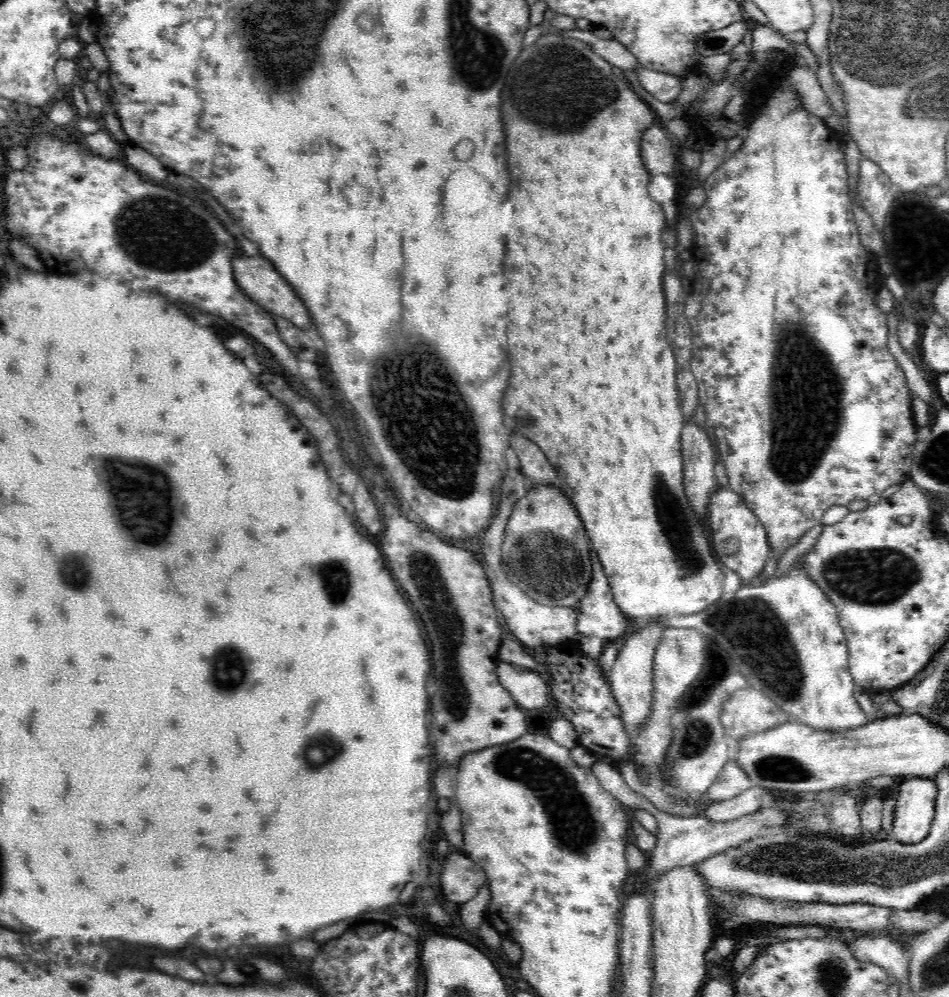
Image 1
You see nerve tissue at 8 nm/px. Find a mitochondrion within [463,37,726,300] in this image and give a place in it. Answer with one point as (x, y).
(594, 94)

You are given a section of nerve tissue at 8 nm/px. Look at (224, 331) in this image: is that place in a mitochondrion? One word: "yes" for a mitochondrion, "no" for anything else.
no

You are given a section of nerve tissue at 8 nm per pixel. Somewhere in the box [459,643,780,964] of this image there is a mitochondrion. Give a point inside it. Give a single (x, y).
(573, 827)

